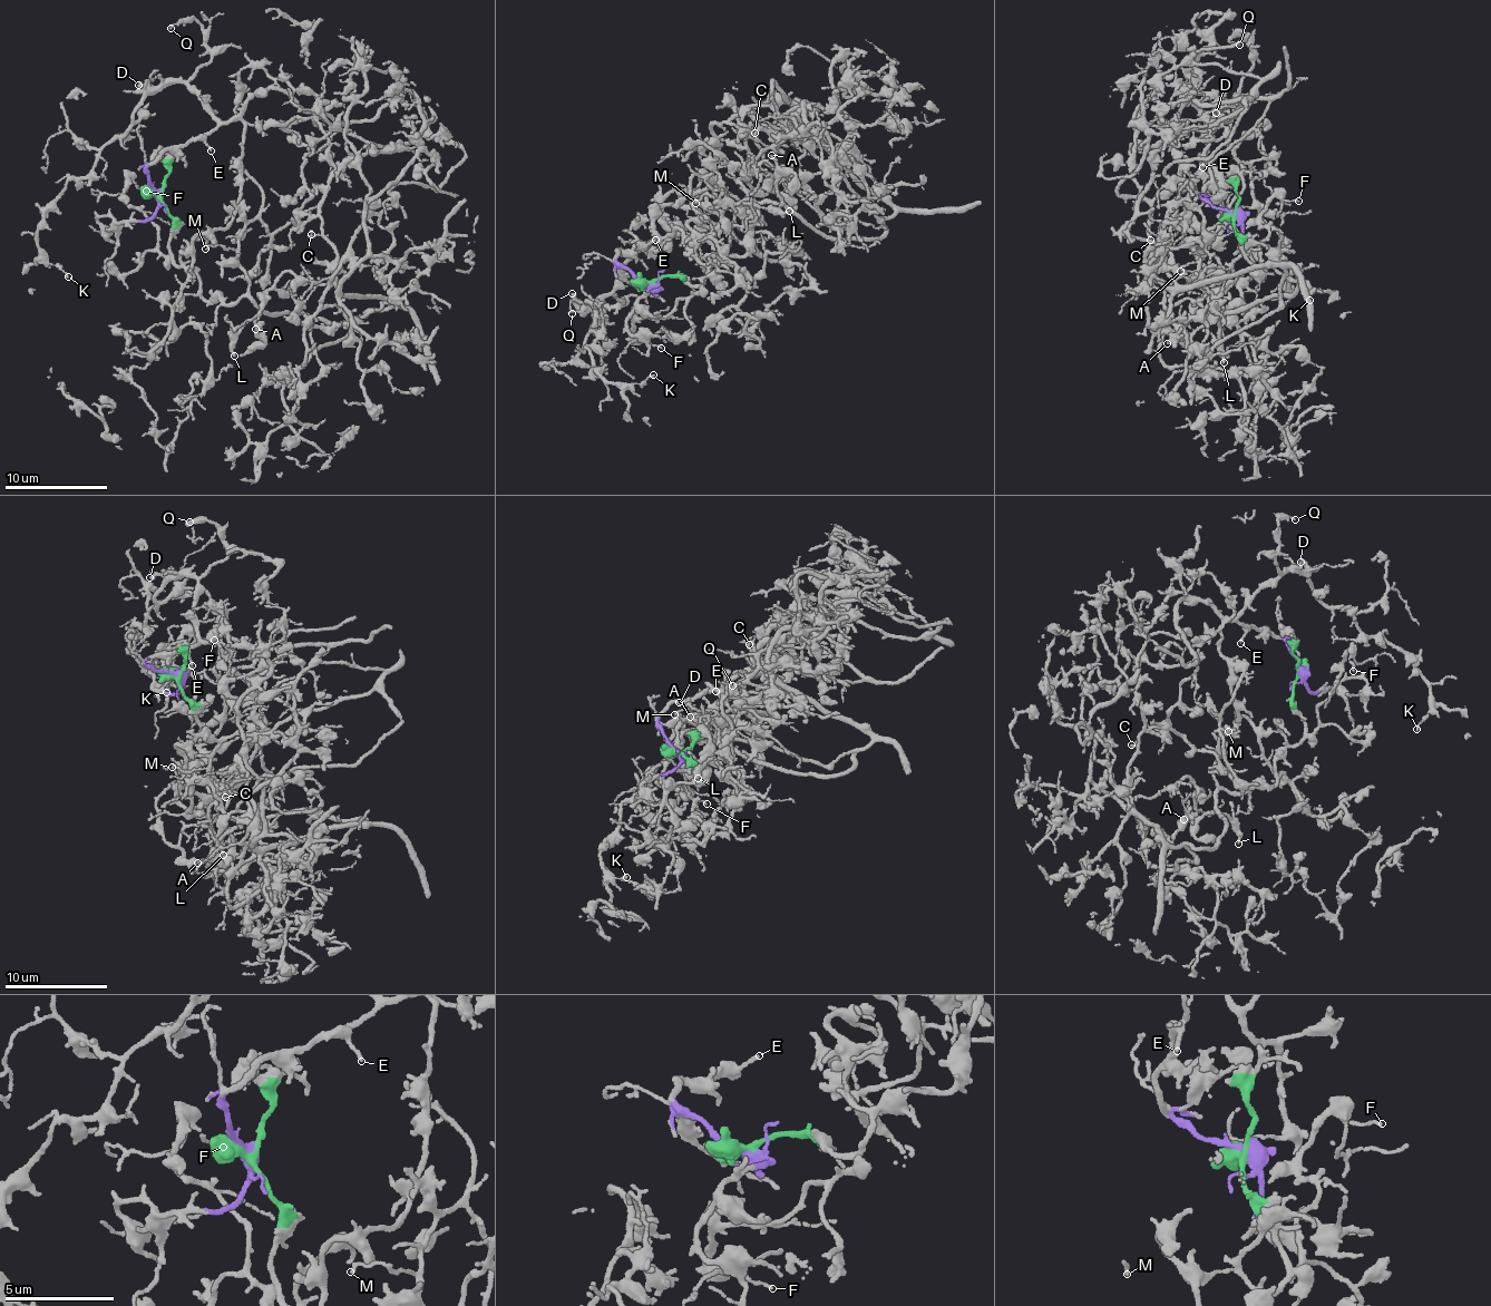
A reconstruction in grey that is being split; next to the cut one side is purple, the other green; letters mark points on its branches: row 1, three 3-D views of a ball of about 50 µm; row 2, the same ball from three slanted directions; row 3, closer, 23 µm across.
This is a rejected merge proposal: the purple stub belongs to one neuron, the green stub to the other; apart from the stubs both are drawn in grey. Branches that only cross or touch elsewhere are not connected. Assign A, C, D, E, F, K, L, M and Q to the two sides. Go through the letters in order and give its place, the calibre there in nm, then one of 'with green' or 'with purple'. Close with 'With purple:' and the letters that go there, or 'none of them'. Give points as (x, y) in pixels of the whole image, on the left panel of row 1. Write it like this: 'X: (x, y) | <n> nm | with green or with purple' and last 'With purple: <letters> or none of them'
A: (255, 329) | 180 nm | with green
C: (311, 234) | 90 nm | with green
D: (138, 85) | 240 nm | with purple
E: (211, 150) | 140 nm | with purple
F: (146, 191) | 110 nm | with green
K: (68, 276) | 140 nm | with purple
L: (234, 356) | 220 nm | with green
M: (205, 249) | 140 nm | with green
Q: (171, 28) | 130 nm | with purple
With purple: D, E, K, Q

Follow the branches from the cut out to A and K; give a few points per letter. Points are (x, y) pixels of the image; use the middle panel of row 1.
A: (649, 284), (675, 276), (691, 285), (702, 283), (725, 255), (747, 253), (759, 208), (780, 203), (770, 154)
K: (649, 284), (617, 251), (646, 244), (616, 289), (586, 302), (588, 348), (613, 382), (654, 376)

